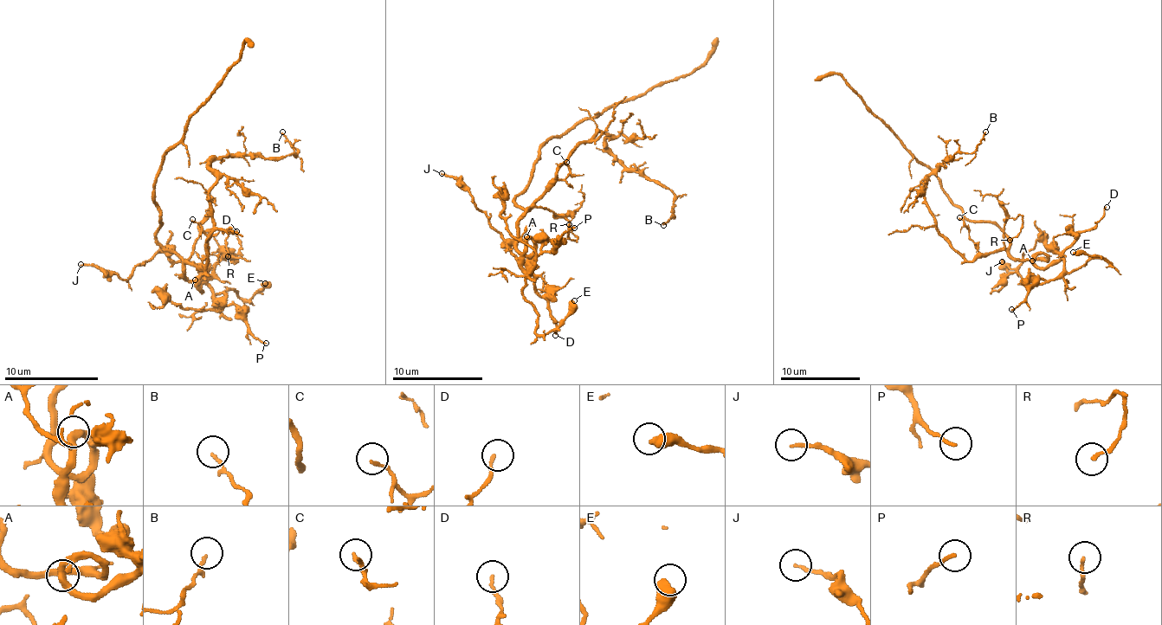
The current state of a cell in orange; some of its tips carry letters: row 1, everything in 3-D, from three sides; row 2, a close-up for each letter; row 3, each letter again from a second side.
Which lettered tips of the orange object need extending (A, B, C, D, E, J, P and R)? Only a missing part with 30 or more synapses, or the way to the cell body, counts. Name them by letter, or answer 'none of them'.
none of them

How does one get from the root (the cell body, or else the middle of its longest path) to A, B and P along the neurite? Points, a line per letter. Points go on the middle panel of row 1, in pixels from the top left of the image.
A: (524, 208), (529, 209), (519, 222), (516, 247), (525, 255), (532, 251), (532, 241), (526, 236)
B: (524, 208), (597, 132), (610, 135), (606, 148), (629, 169), (673, 192), (673, 218), (663, 225)
P: (524, 208), (529, 209), (519, 222), (516, 251), (526, 274), (542, 254), (551, 251), (554, 242), (574, 228)

